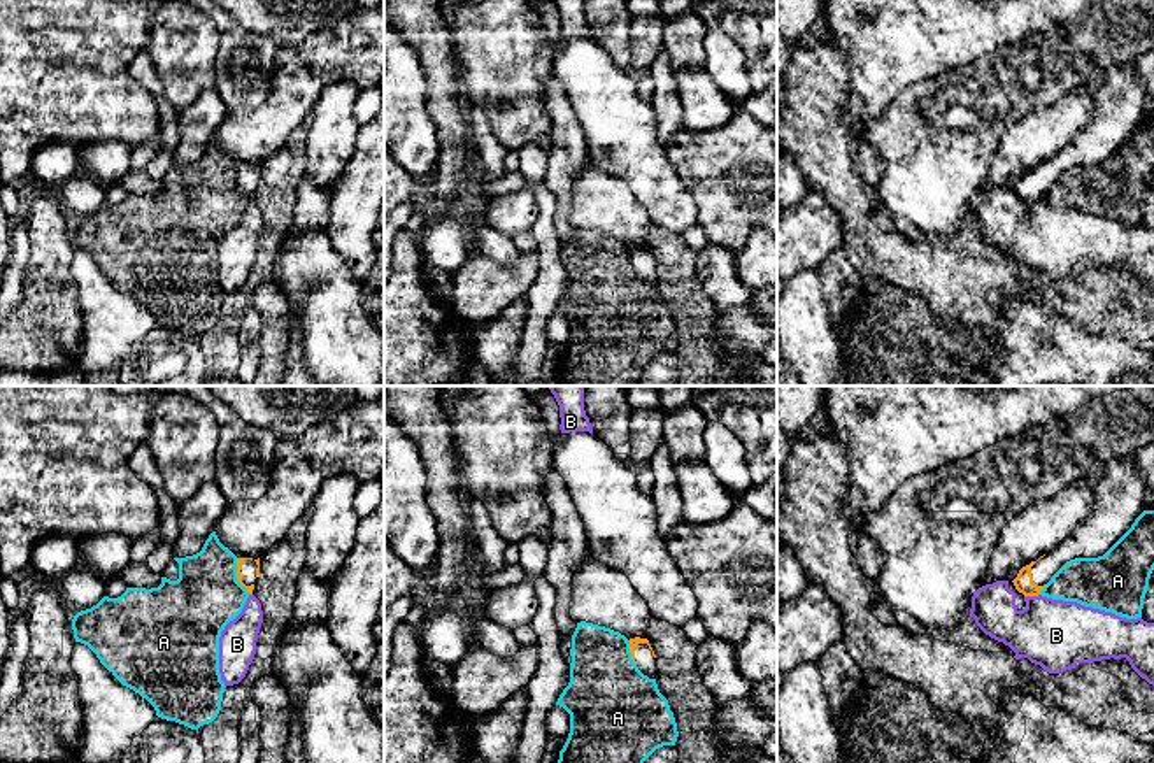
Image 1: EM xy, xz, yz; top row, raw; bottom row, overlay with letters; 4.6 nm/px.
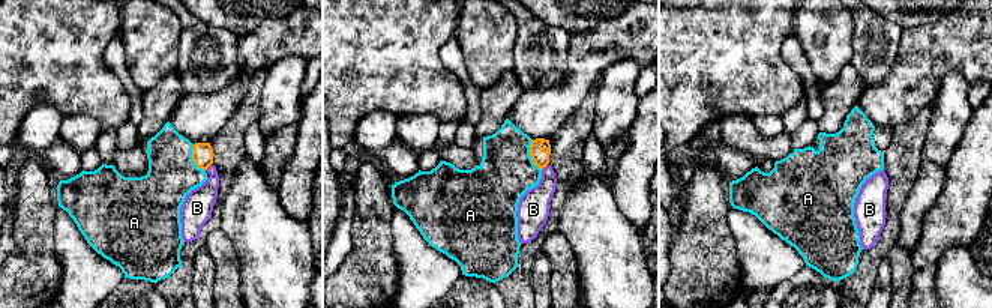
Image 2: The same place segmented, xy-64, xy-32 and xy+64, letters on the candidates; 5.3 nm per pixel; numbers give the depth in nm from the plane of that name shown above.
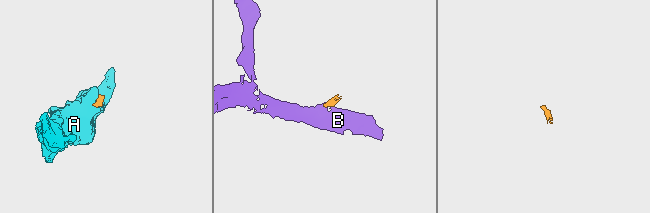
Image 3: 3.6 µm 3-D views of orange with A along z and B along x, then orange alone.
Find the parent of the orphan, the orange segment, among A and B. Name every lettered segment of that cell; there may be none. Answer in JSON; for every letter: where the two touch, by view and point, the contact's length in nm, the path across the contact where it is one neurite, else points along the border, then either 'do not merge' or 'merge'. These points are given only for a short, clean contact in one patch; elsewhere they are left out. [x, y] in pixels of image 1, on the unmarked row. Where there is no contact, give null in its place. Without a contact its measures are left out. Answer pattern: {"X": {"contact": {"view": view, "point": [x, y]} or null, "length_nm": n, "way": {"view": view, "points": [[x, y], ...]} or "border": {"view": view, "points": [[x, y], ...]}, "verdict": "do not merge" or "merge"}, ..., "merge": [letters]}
{"A": {"contact": {"view": "xy", "point": [237, 183]}, "length_nm": 180, "border": {"view": "xy", "points": [[237, 165], [237, 188], [249, 200]]}, "verdict": "do not merge"}, "B": {"contact": {"view": "yz", "point": [1032, 202]}, "length_nm": 70, "verdict": "do not merge"}, "merge": []}

